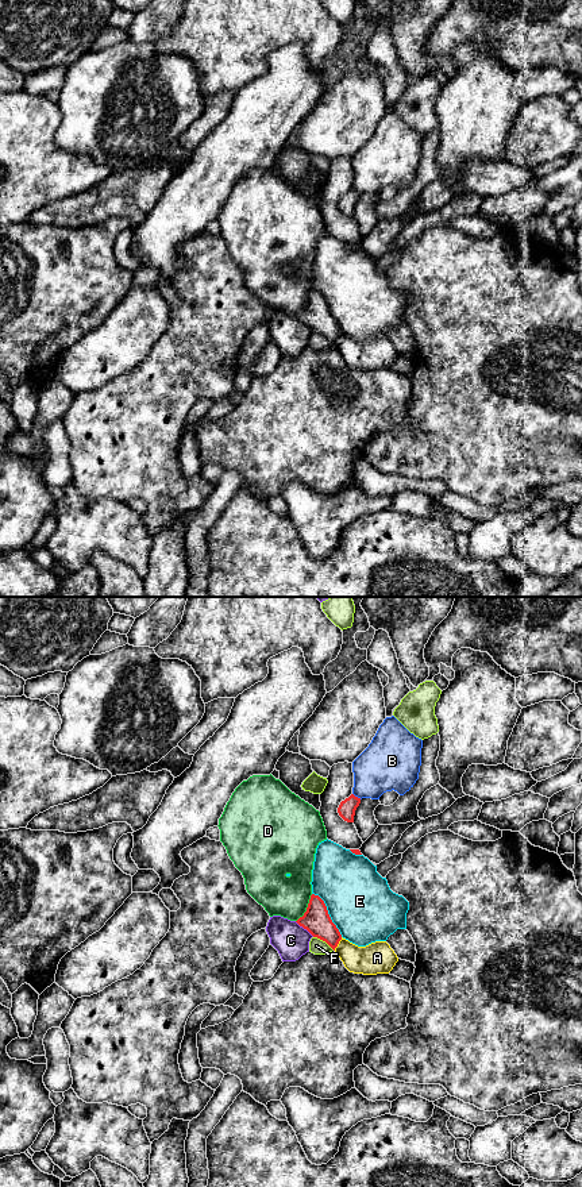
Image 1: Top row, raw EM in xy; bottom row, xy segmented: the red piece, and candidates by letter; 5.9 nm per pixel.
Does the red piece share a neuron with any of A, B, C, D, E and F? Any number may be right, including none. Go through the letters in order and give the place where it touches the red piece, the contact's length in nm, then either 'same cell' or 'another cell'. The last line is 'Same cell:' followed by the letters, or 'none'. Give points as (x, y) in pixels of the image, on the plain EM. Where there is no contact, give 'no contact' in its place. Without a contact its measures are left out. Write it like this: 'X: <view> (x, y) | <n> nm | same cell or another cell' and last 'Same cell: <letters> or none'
A: xy (338, 338) | 90 nm | another cell
B: xy (357, 192) | 70 nm | another cell
C: xy (304, 323) | 150 nm | another cell
D: xy (307, 303) | 190 nm | another cell
E: xy (327, 308) | 320 nm | another cell
F: xy (324, 335) | 150 nm | another cell
Same cell: none

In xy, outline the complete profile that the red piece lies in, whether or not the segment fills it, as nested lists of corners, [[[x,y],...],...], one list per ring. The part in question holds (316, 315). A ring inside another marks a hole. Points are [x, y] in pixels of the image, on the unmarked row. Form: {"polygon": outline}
{"polygon": [[[311,290],[307,307],[296,317],[313,332],[325,336],[334,346],[342,335],[339,324],[332,317],[324,296],[319,290]]]}

